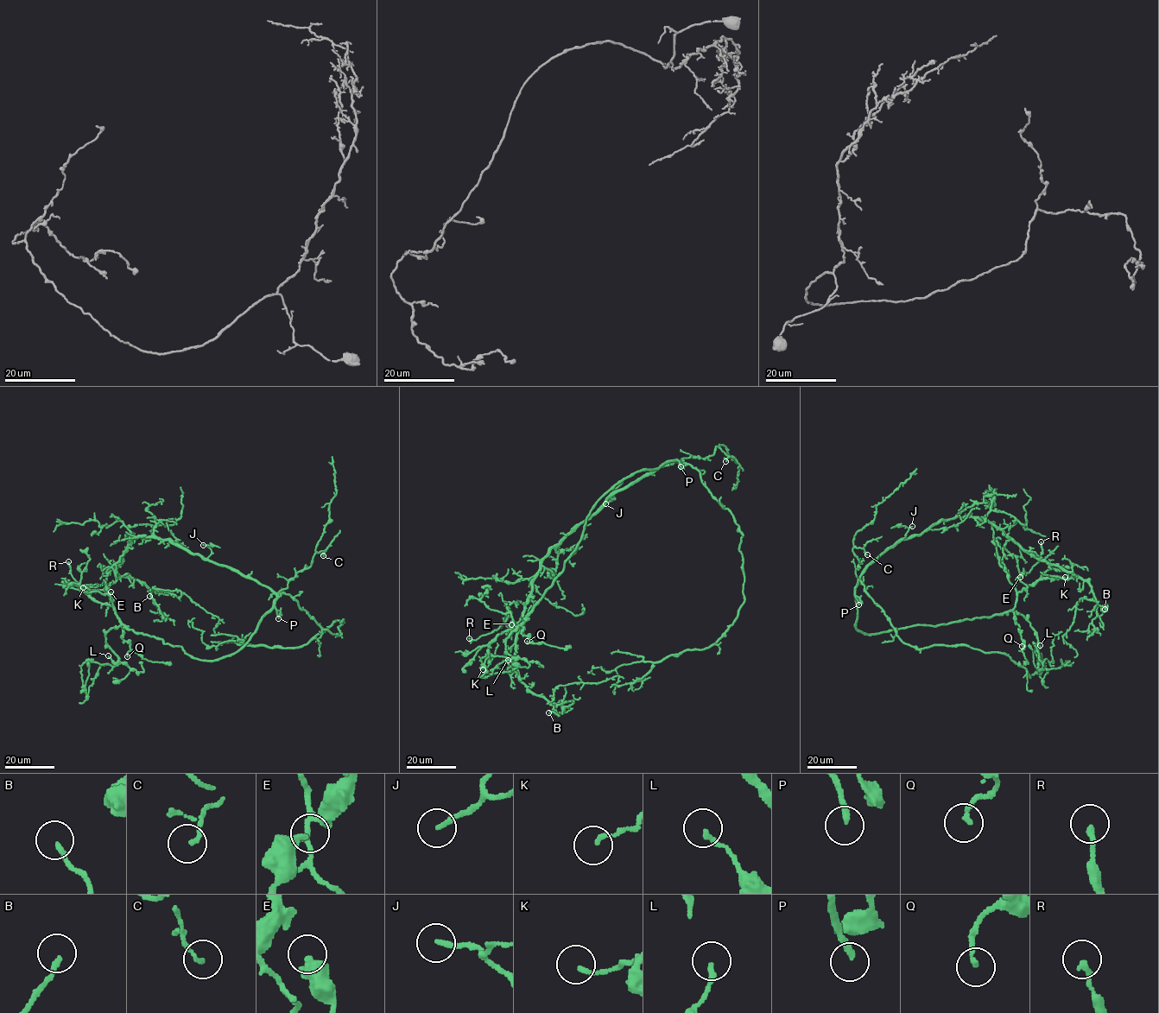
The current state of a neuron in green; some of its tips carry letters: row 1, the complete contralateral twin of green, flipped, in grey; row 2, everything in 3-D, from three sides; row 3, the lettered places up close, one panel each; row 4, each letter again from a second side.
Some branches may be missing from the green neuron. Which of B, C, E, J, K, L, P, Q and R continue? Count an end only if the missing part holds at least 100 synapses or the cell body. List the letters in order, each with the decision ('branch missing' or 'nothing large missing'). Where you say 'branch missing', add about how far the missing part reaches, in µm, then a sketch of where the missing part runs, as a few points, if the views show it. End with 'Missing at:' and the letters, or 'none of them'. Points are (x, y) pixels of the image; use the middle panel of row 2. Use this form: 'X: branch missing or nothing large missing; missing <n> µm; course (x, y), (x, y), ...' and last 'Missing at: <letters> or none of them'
B: nothing large missing
C: nothing large missing
E: nothing large missing
J: nothing large missing
K: nothing large missing
L: nothing large missing
P: branch missing; missing 40 µm; course (680, 466), (686, 471), (693, 465), (703, 448), (705, 431), (713, 423)
Q: nothing large missing
R: nothing large missing
Missing at: P

